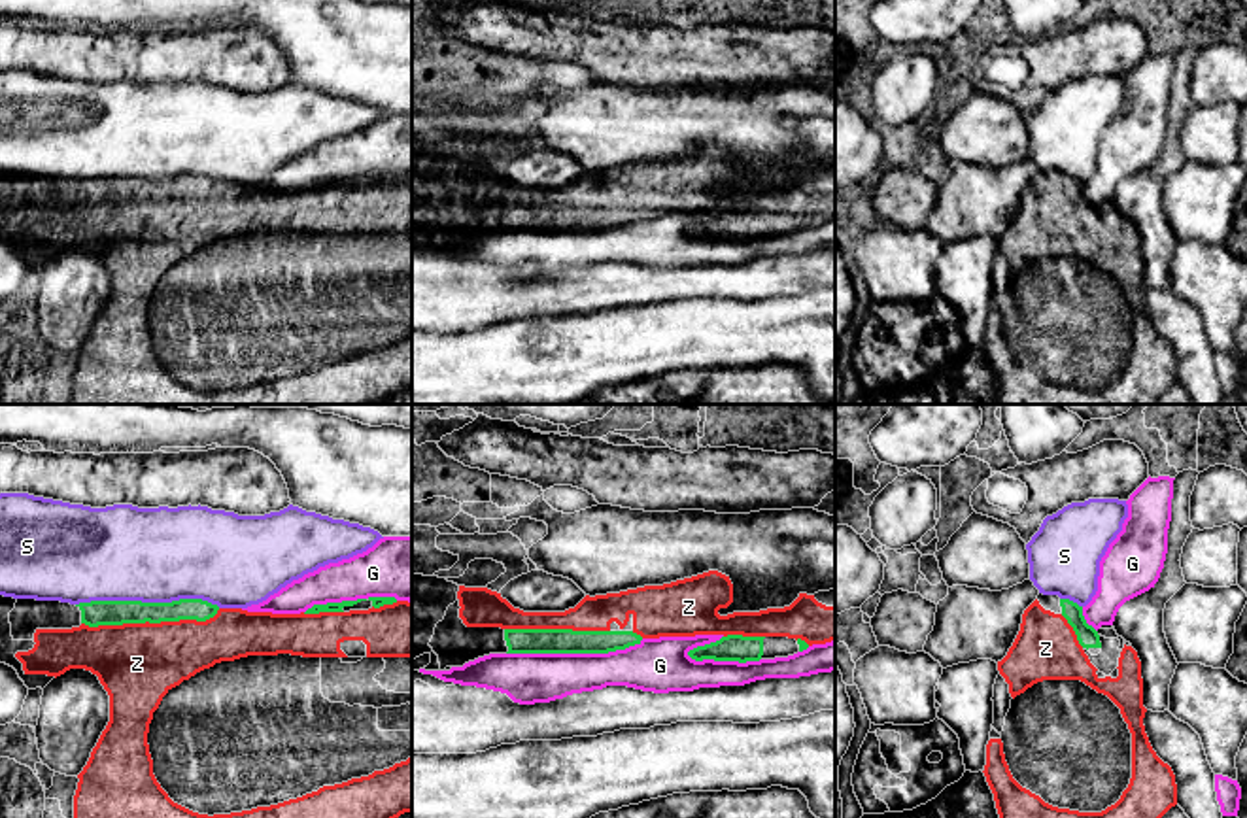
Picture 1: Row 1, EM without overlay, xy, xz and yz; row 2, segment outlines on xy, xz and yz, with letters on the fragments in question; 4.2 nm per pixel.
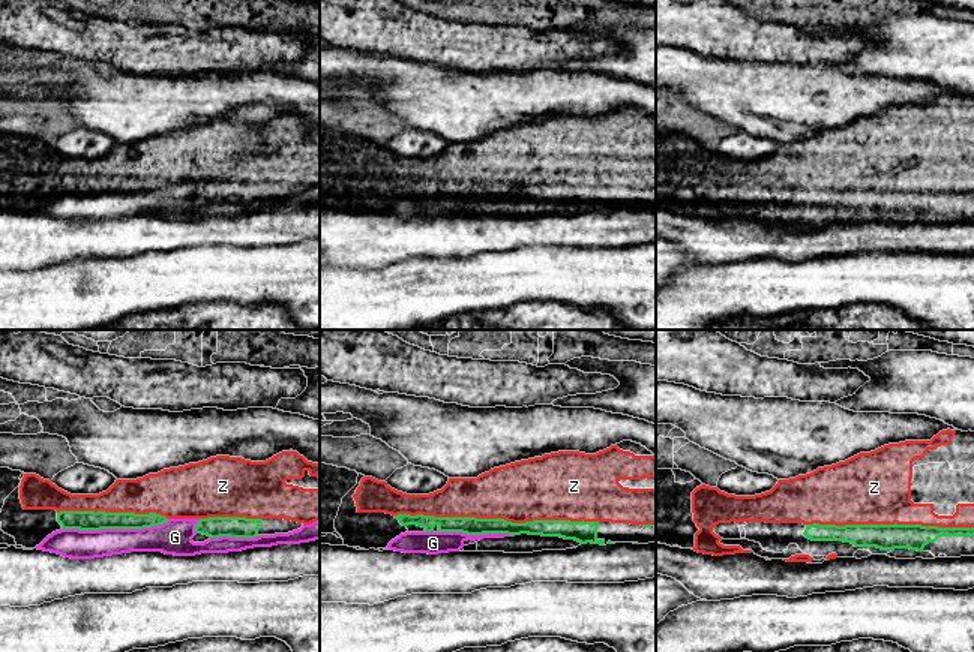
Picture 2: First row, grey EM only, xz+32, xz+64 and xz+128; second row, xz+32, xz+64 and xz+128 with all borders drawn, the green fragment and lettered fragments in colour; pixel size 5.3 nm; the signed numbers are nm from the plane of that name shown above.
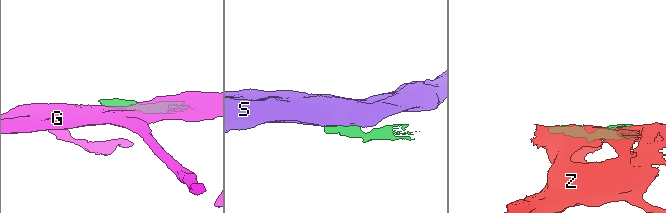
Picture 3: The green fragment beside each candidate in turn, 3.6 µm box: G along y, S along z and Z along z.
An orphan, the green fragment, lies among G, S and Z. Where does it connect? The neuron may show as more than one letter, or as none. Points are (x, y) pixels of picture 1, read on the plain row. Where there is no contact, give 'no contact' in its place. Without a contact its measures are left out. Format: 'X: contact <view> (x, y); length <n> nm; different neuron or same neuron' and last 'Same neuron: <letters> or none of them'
G: contact xz (575, 229); length 600 nm; different neuron
S: contact xy (148, 180); length 600 nm; different neuron
Z: contact xy (150, 199); length 600 nm; same neuron
Same neuron: Z

